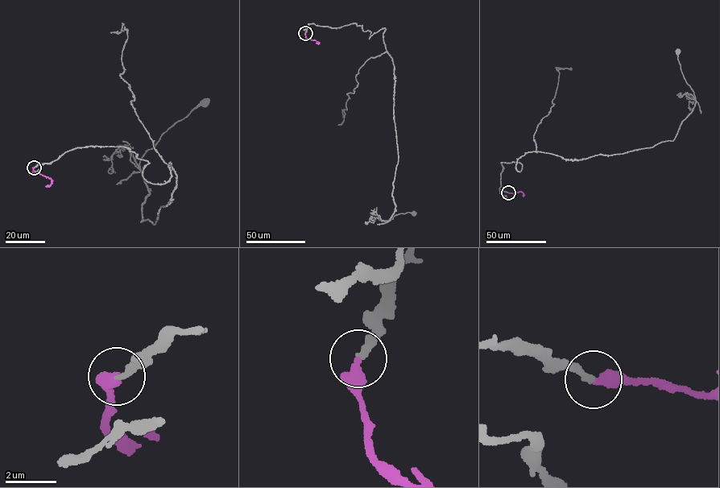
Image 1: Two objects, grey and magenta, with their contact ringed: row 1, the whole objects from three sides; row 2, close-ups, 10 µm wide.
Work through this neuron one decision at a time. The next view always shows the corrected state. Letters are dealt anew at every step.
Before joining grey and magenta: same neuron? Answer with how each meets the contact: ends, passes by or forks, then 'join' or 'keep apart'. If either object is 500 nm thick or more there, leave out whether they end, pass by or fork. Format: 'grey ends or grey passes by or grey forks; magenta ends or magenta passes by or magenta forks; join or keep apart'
grey ends; magenta ends; join

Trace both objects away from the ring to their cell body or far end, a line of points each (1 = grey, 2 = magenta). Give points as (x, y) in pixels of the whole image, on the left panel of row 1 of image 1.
1: (34, 167), (122, 146), (160, 184), (171, 163), (176, 184), (155, 225), (141, 221), (139, 161), (205, 102)
2: (34, 167), (34, 171), (51, 179), (51, 184), (45, 186)

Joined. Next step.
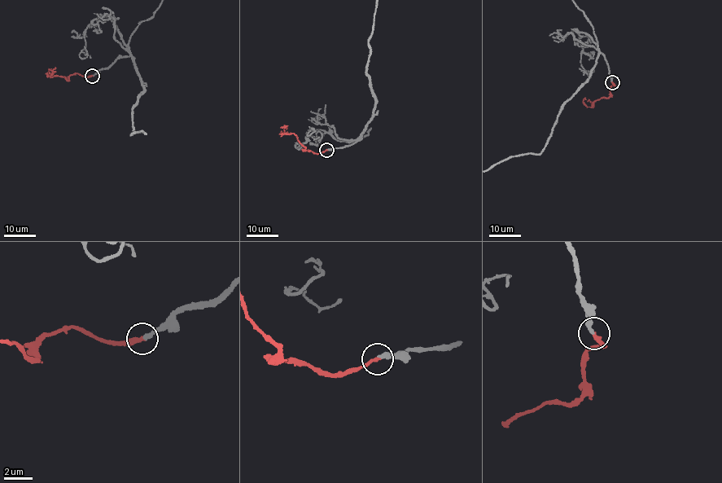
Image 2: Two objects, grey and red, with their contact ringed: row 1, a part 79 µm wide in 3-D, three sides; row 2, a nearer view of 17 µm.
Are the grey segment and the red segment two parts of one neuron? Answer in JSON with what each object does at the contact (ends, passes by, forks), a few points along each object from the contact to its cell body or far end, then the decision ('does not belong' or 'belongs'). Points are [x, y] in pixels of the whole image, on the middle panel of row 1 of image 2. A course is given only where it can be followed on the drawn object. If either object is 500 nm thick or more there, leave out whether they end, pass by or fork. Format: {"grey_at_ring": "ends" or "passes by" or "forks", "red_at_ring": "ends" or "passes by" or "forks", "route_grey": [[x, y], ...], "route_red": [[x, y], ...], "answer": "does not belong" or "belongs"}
{"grey_at_ring": "ends", "red_at_ring": "ends", "route_red": [[327, 150], [317, 154], [305, 150], [293, 133], [284, 132], [284, 125], [286, 129]], "answer": "belongs"}

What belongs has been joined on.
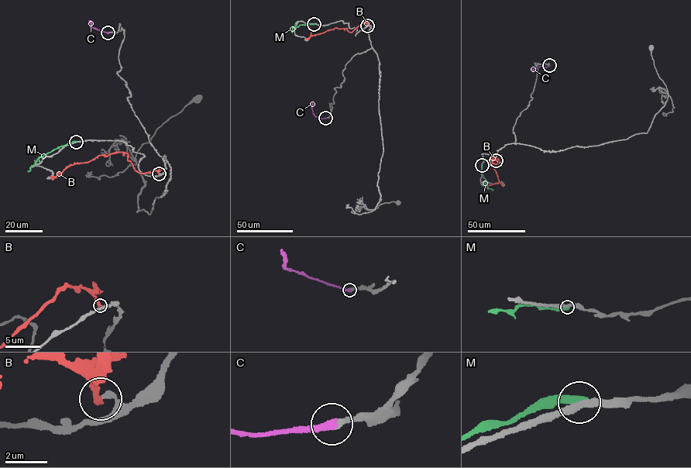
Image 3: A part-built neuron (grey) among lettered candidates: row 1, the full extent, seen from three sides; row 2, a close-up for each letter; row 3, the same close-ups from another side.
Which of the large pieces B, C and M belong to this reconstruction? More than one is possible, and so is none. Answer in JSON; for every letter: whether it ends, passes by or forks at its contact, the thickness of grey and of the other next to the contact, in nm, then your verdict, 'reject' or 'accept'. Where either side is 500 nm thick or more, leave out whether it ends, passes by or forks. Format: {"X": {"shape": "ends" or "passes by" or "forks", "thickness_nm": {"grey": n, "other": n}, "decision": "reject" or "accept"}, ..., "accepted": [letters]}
{"B": {"shape": "ends", "thickness_nm": {"grey": 180, "other": 380}, "decision": "reject"}, "C": {"shape": "ends", "thickness_nm": {"grey": 280, "other": 360}, "decision": "accept"}, "M": {"shape": "ends", "thickness_nm": {"grey": 300, "other": 440}, "decision": "reject"}, "accepted": ["C"]}

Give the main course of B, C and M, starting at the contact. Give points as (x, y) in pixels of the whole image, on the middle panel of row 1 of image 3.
B: (367, 25), (362, 22), (352, 32), (346, 28), (335, 28), (311, 36), (308, 25)
C: (325, 118), (314, 115), (311, 103)
M: (314, 24), (295, 25), (292, 32)

